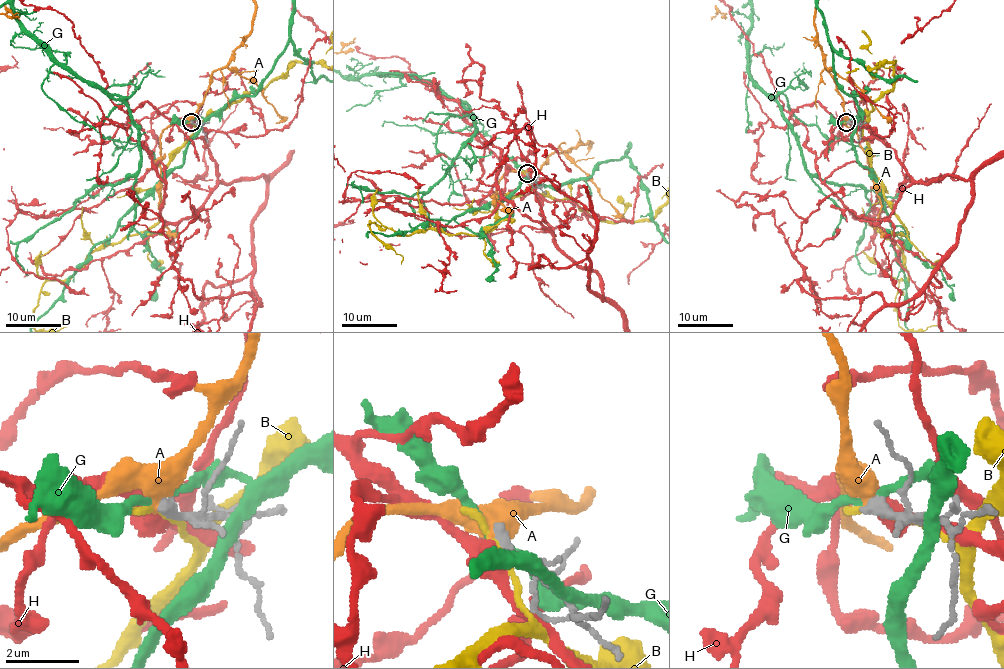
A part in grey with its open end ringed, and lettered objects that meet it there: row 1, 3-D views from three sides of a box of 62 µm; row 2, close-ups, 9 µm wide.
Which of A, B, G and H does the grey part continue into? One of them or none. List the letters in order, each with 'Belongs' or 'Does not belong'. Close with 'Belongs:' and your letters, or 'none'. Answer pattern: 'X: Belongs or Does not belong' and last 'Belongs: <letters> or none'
A: Does not belong
B: Does not belong
G: Does not belong
H: Does not belong
Belongs: none

